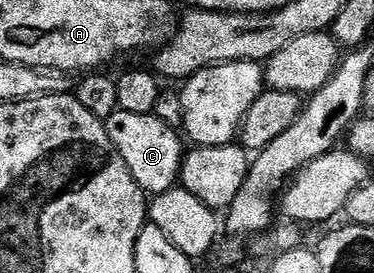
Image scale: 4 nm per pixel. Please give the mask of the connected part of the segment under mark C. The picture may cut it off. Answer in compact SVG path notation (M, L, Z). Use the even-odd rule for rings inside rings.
M118 109L111 118L104 120L107 133L119 153L119 157L123 157L123 161L127 161L127 169L131 173L131 177L135 177L137 184L150 196L161 195L164 191L170 191L172 187L178 186L181 178L183 158L183 148L181 149L182 136L179 134L179 131L179 136L177 136L176 129L168 127L159 116L160 114L157 113L140 115L139 113L127 113Z

